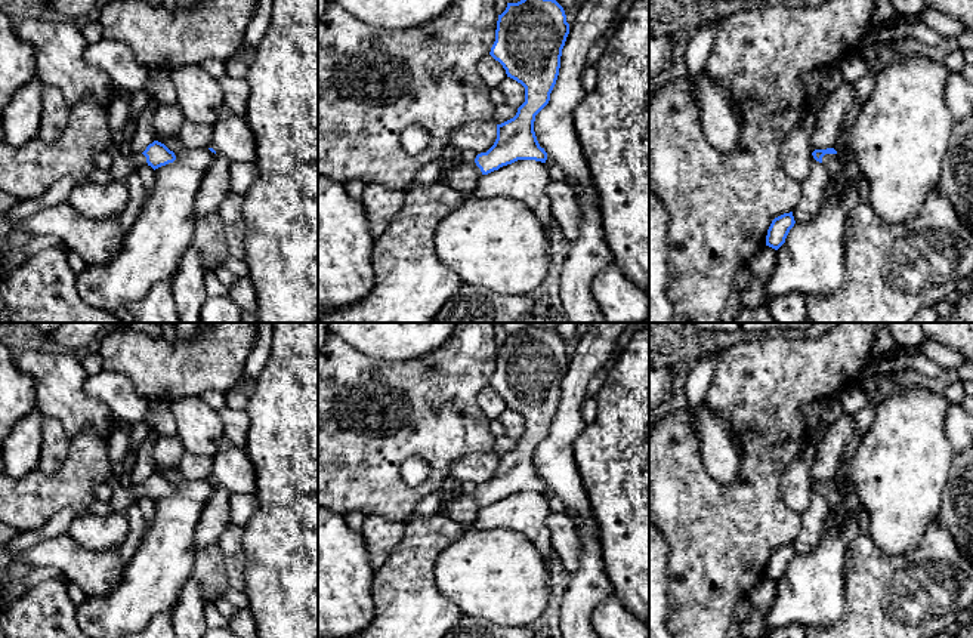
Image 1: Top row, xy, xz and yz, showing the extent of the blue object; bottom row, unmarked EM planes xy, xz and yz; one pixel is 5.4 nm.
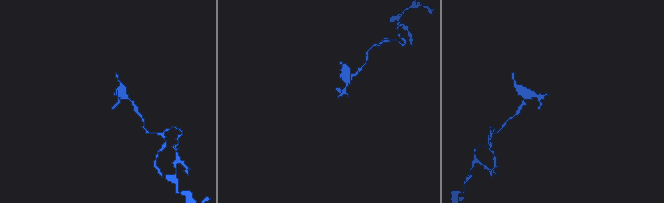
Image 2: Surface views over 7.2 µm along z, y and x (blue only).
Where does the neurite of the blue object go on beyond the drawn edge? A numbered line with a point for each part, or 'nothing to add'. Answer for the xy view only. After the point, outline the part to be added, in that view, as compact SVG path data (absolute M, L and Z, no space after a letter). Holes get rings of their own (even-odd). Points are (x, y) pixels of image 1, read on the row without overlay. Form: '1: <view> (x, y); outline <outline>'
1: xy (124, 495); outline M121 484L114 488L108 505L111 506L112 512L127 512L127 508L132 503L136 503L139 499L146 497L146 488L143 486L133 486L133 484Z

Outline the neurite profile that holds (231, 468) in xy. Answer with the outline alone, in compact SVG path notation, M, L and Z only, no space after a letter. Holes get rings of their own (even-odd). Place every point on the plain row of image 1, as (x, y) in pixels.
M223 444L211 460L211 480L231 494L256 490L256 471L244 449Z

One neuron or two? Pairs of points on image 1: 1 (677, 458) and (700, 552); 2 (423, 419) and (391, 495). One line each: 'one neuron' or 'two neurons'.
1: one neuron
2: one neuron

